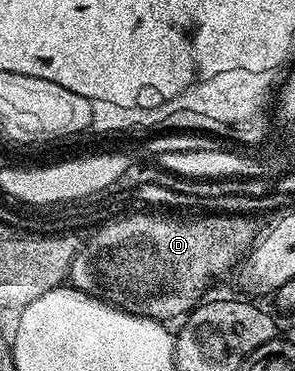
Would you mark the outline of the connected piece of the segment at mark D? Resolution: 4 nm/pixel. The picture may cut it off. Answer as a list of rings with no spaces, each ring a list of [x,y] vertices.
[[[131,212],[125,217],[118,217],[115,221],[108,221],[104,225],[99,225],[89,234],[90,237],[79,248],[78,253],[72,259],[70,264],[69,284],[73,288],[84,291],[93,297],[99,297],[102,301],[107,301],[110,305],[115,305],[118,309],[123,309],[129,313],[135,313],[141,317],[150,317],[154,321],[163,323],[169,322],[169,317],[181,318],[183,315],[189,314],[190,310],[195,308],[203,300],[206,288],[210,285],[210,280],[213,277],[218,277],[230,264],[233,263],[236,257],[241,258],[243,254],[251,248],[252,242],[255,240],[256,232],[254,233],[254,225],[249,221],[251,219],[246,215],[208,215],[203,221],[169,221],[166,217],[153,217],[150,213]]]

